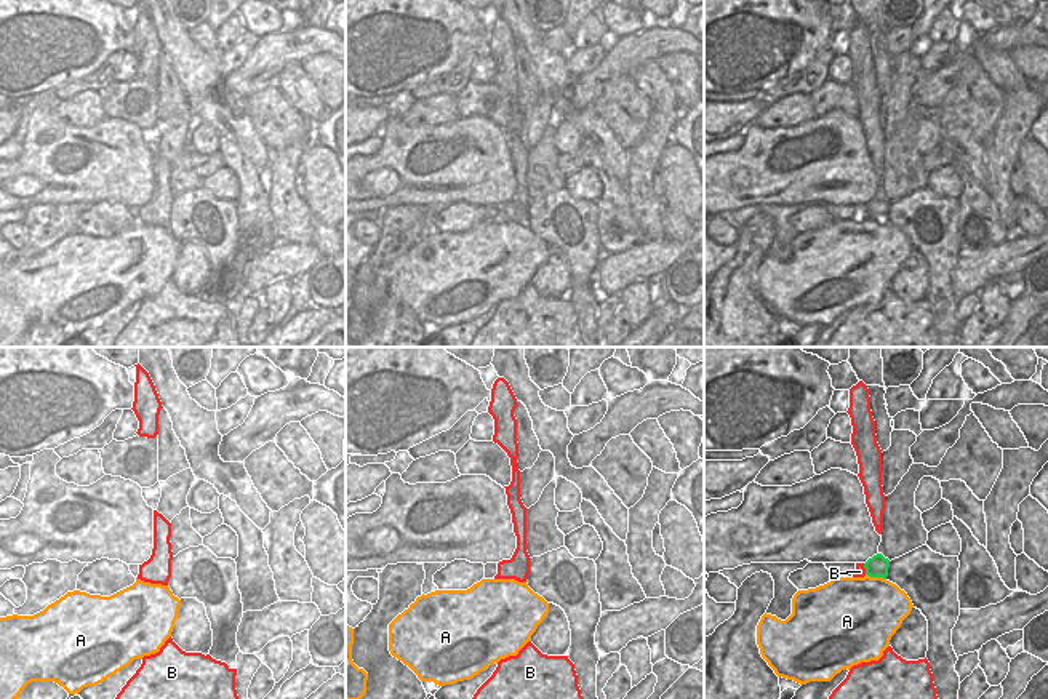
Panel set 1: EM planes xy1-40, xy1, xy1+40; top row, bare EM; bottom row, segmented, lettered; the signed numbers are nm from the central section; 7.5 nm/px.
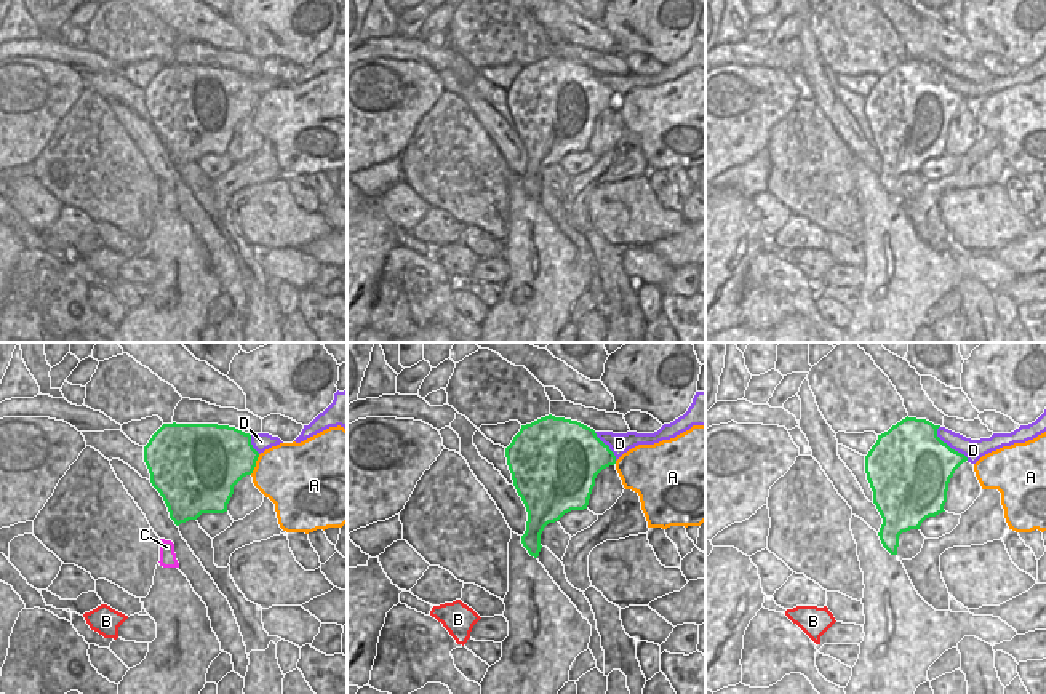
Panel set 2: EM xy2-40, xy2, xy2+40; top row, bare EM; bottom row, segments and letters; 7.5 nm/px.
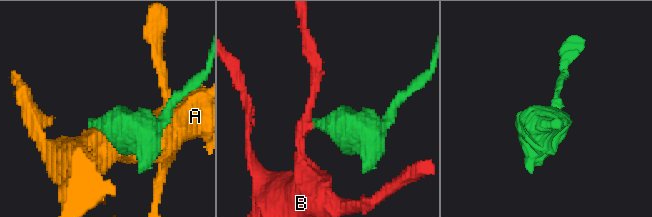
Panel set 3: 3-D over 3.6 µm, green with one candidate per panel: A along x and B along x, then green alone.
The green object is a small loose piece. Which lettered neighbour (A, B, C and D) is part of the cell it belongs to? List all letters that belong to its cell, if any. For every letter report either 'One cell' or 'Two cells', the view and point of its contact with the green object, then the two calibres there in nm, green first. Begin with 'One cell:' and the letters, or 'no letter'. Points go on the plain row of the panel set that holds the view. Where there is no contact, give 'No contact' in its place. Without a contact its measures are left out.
One cell: C
A: Two cells. Touches green at xy1+40 (876, 218). Thickness 170 nm (green) against 480 nm
B: Two cells. Touches green at xy1+40 (864, 208). Thickness 170 nm (green) against 80 nm
C: One cell. No contact
D: Two cells. Touches green at xy2+40 (947, 87). Thickness 500 nm (green) against 150 nm

